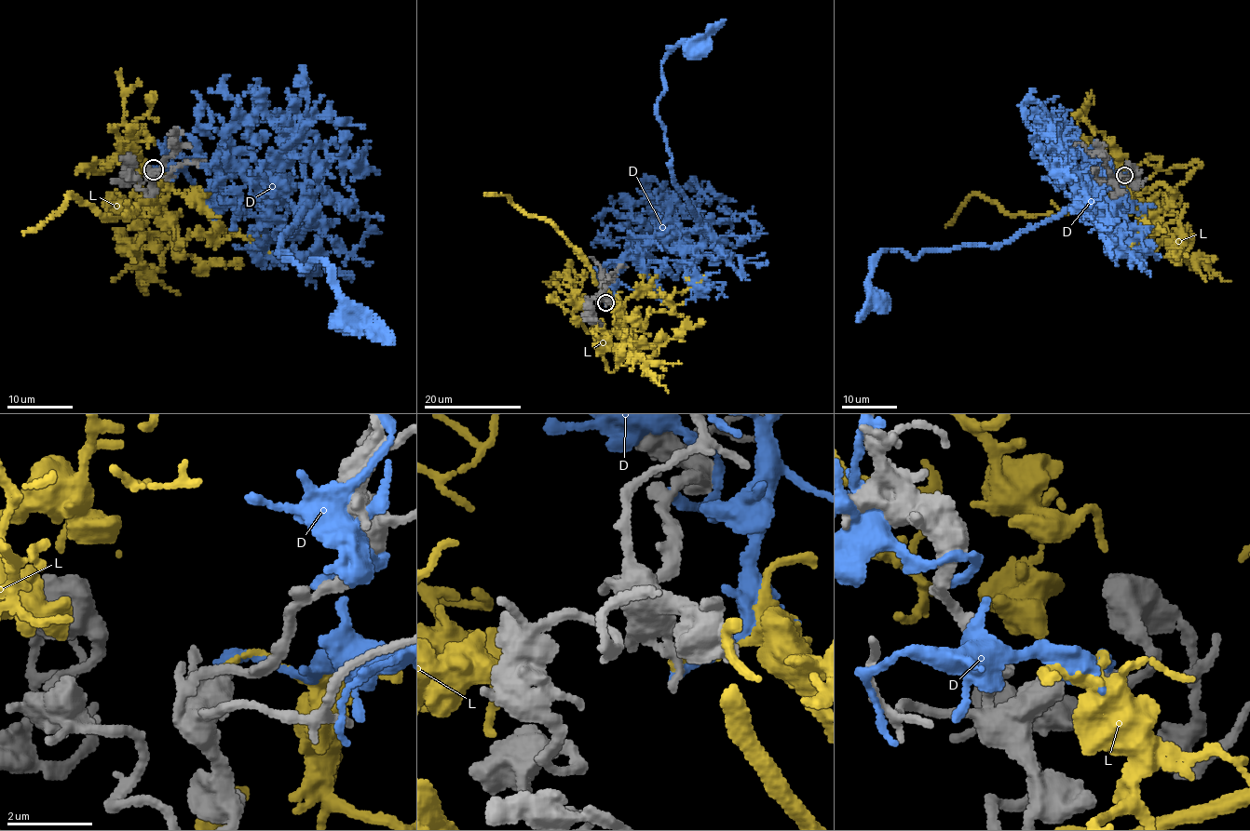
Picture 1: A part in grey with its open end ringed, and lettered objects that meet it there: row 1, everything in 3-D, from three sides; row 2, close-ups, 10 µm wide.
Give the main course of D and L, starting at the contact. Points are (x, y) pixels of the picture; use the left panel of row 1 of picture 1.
D: (152, 169), (295, 156), (311, 194), (278, 251), (321, 259), (348, 318)
L: (153, 169), (156, 202), (169, 181), (138, 185), (127, 149), (92, 169), (129, 138), (120, 69)

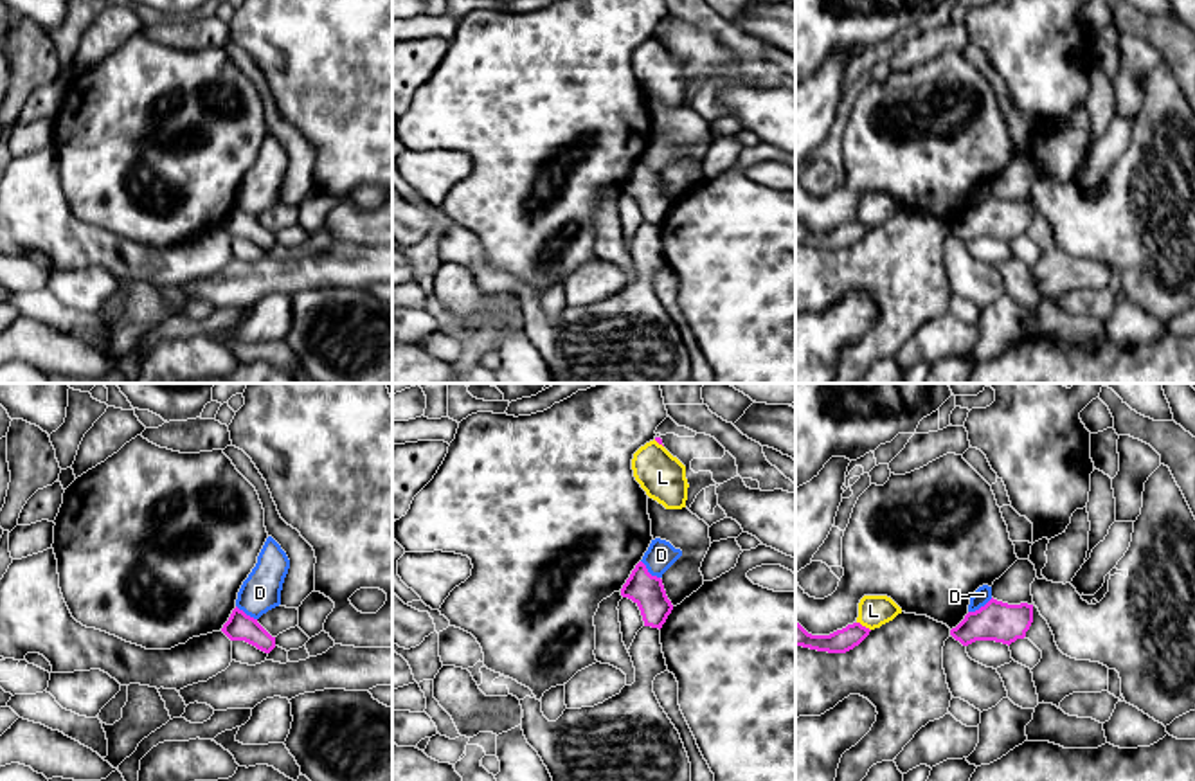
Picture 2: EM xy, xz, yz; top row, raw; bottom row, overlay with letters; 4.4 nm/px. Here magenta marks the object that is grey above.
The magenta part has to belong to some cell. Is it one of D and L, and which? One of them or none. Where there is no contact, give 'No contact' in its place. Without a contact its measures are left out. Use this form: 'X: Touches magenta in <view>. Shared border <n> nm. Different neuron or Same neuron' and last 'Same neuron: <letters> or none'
D: Touches magenta in yz. Shared border 130 nm. Different neuron
L: Touches magenta in yz. Shared border 80 nm. Same neuron
Same neuron: L

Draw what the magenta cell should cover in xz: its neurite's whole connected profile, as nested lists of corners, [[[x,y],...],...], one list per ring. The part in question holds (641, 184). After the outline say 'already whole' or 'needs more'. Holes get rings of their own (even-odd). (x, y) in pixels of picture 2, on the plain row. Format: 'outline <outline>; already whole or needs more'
outline [[[639,158],[632,167],[621,185],[621,193],[632,196],[639,203],[644,223],[660,227],[673,207],[662,176],[651,173],[642,158]]]; already whole

